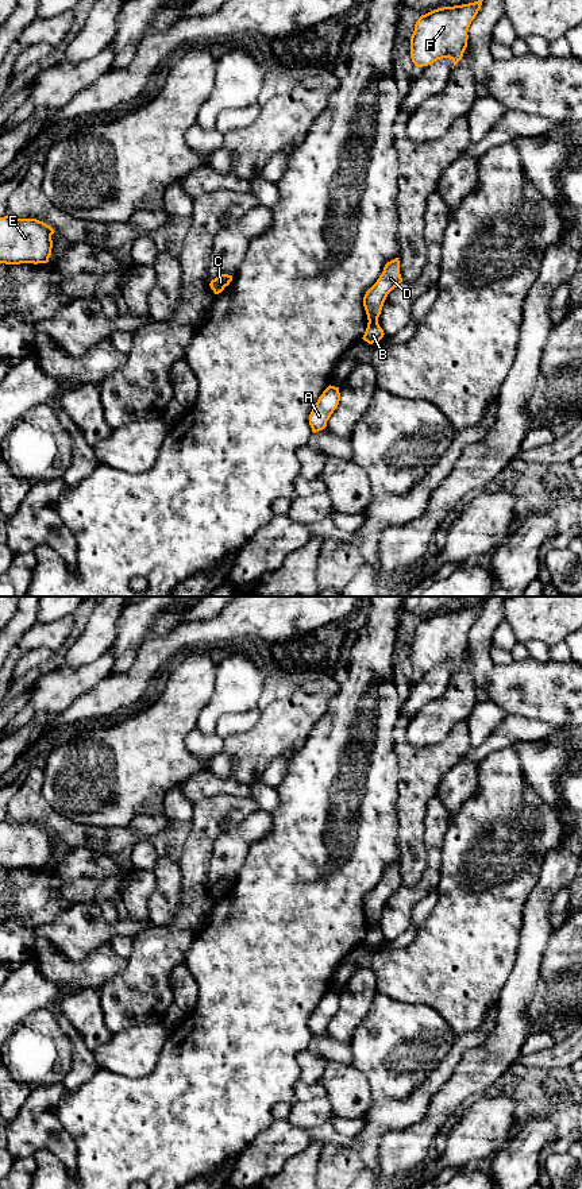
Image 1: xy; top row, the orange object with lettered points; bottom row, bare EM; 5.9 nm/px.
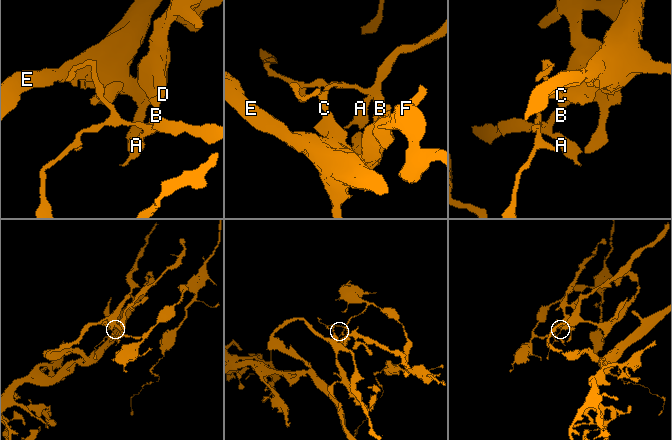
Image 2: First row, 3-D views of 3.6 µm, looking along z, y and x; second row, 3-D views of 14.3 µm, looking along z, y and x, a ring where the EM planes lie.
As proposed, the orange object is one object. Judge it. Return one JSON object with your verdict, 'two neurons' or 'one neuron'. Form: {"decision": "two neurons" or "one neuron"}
{"decision": "two neurons"}

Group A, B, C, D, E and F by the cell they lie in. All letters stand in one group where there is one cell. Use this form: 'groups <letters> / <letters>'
groups A B C / D E F

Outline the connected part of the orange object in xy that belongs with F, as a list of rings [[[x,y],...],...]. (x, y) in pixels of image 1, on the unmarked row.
[[[483,603],[454,611],[443,611],[421,619],[411,641],[411,663],[417,672],[450,663],[454,671],[467,652],[467,636],[481,614]]]

